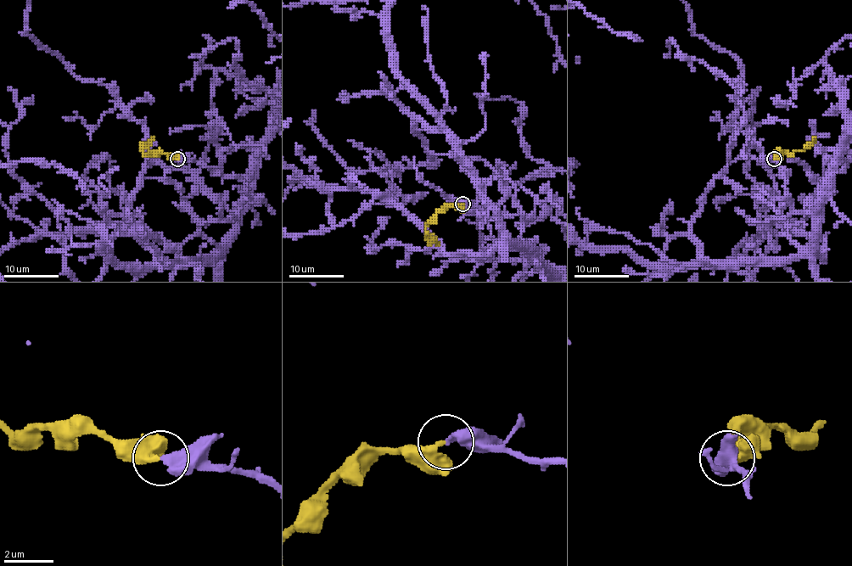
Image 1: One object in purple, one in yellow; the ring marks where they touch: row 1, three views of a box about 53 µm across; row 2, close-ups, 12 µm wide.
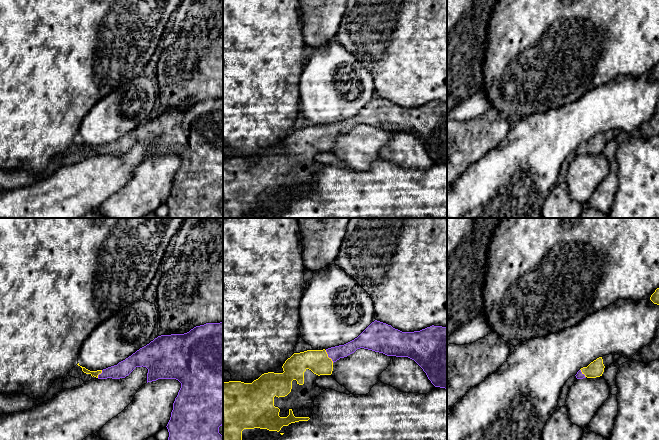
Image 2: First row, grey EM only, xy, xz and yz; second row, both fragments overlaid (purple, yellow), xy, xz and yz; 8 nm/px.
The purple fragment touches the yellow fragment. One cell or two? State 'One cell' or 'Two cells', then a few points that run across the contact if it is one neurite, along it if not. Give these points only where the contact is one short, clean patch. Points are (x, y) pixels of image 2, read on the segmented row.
One cell. Line: xz (335, 353), (328, 356), (321, 361), (317, 361)

